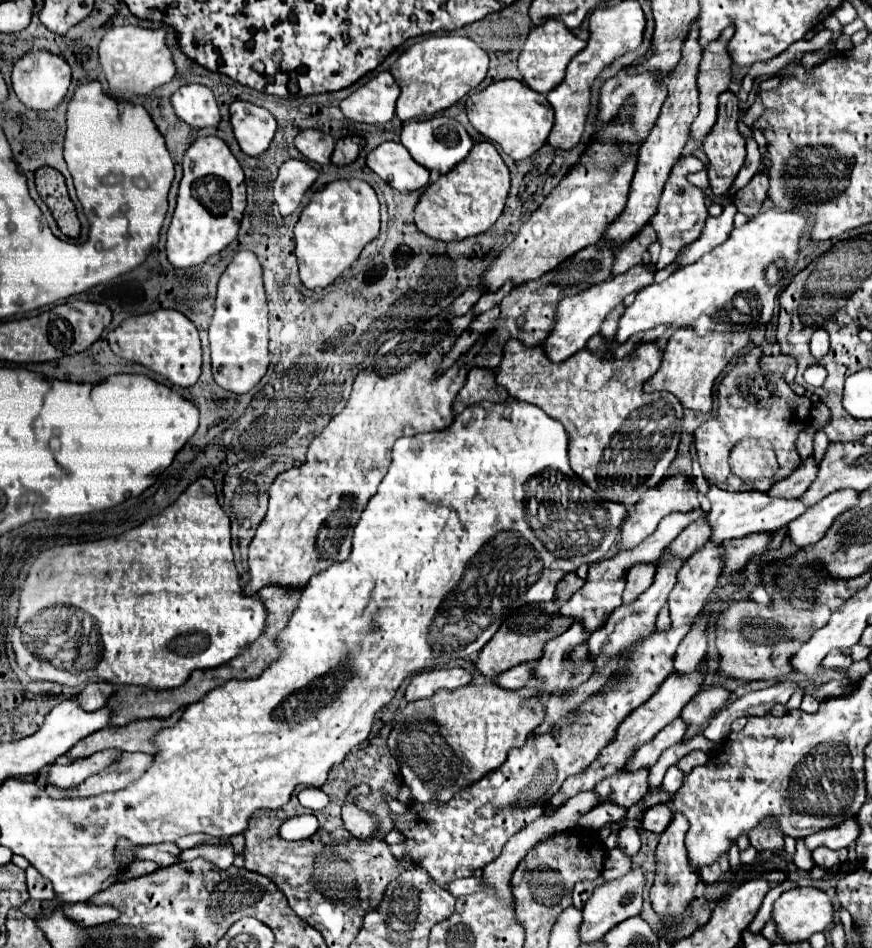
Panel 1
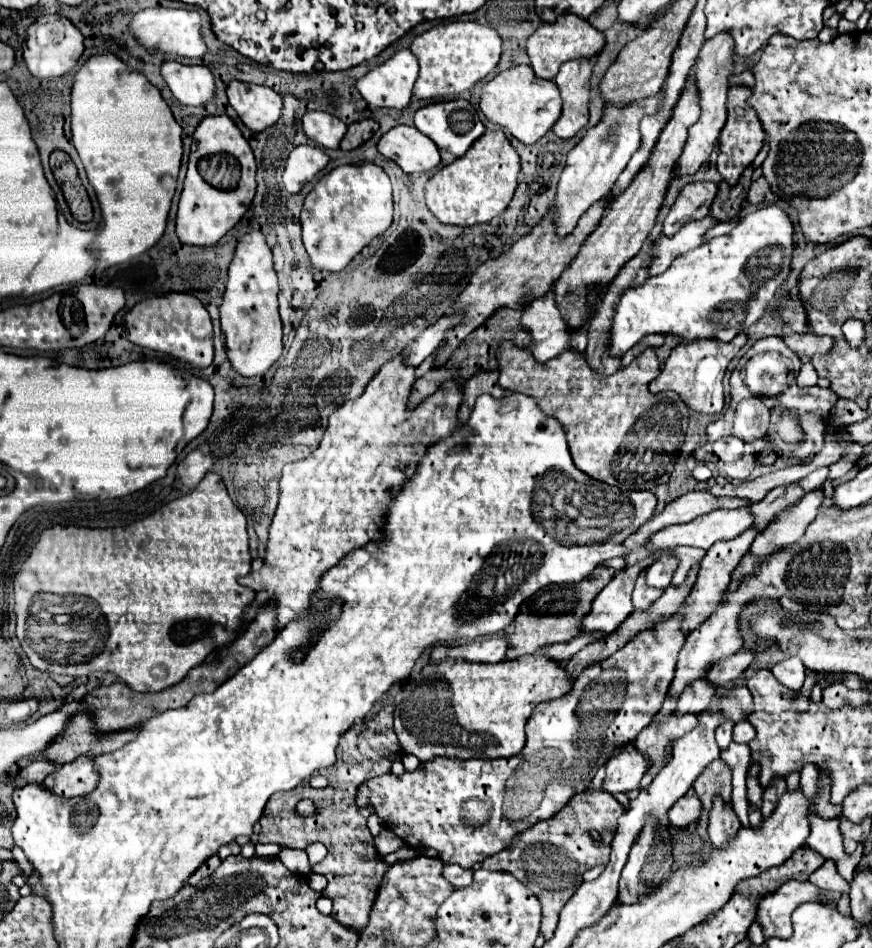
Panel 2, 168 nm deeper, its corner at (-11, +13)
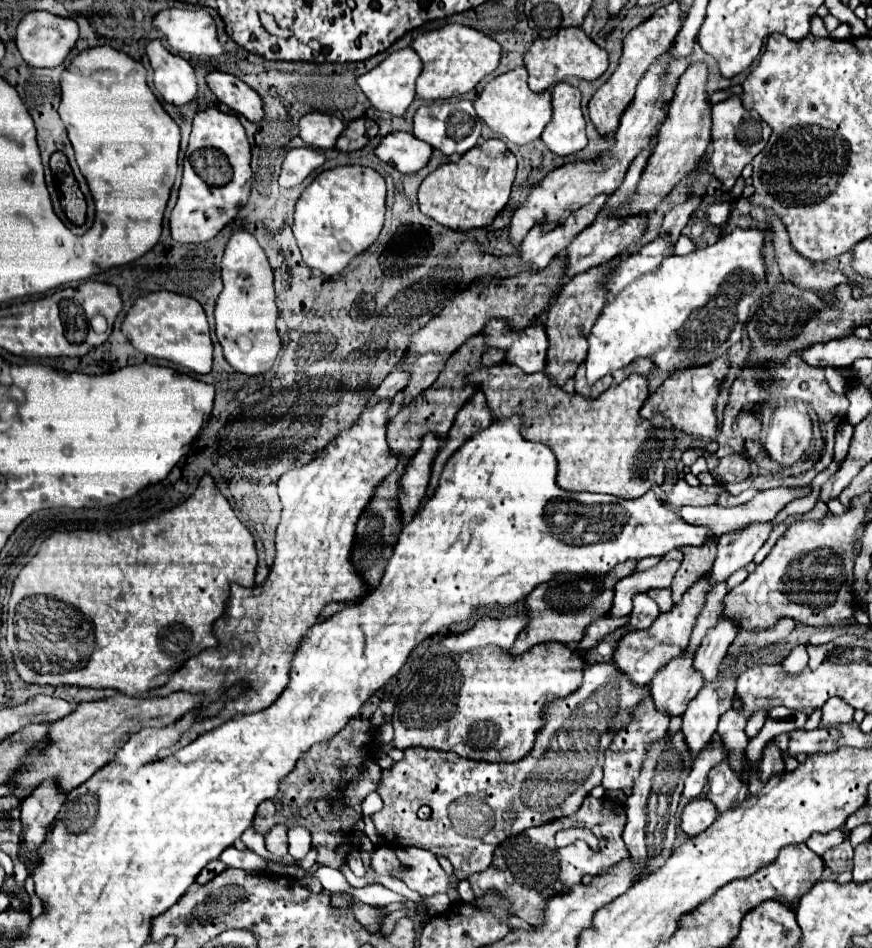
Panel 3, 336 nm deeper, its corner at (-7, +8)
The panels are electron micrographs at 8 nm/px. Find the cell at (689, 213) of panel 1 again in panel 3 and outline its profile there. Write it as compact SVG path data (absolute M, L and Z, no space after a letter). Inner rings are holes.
M692 196L688 202L674 206L670 212L666 212L664 216L664 224L662 224L662 234L670 234L672 240L676 242L682 228L688 224L692 212L698 208L698 204L702 202L702 196Z

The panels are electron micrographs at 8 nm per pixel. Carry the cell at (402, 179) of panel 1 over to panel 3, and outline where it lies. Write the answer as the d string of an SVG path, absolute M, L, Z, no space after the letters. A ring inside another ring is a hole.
M390 132L378 144L376 156L404 174L414 174L430 162L432 148L410 132Z

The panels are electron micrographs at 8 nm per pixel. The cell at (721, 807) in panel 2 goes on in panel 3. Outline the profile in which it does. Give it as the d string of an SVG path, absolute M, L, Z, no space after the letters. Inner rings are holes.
M722 762L720 766L714 766L708 776L708 800L714 804L716 812L728 812L736 804L742 802L742 792L748 792L748 788L732 774L732 768Z

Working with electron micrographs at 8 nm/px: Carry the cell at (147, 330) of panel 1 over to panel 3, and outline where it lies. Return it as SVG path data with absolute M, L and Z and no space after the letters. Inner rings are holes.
M150 292L140 296L122 322L122 332L128 342L142 354L176 362L196 374L212 370L212 340L204 308L190 296L174 292Z

